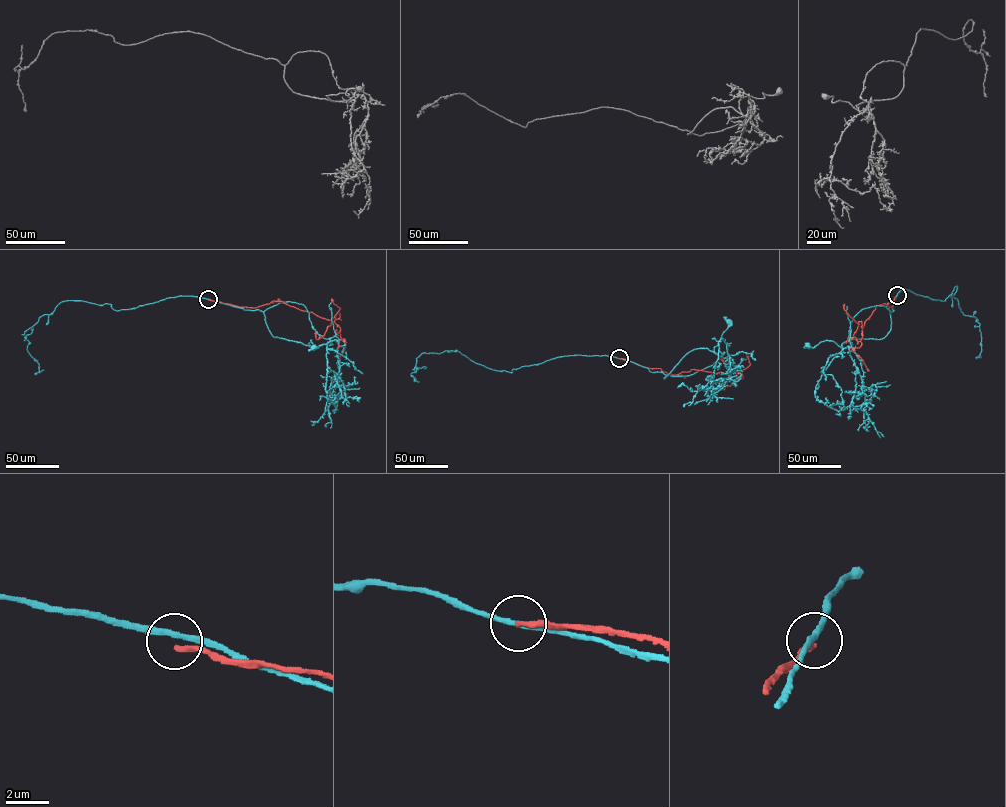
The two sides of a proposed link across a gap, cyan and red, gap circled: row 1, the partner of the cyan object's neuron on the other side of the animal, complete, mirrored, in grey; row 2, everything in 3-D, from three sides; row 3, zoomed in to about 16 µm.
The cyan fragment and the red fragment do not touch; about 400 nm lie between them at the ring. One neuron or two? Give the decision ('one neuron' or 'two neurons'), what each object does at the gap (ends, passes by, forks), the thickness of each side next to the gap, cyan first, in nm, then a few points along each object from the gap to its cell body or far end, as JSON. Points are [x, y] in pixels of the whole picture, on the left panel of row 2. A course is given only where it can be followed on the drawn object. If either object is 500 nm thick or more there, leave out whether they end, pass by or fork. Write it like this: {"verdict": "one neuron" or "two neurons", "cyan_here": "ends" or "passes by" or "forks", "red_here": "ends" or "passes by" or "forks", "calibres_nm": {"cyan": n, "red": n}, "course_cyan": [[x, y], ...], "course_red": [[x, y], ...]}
{"verdict": "two neurons", "cyan_here": "passes by", "red_here": "ends", "calibres_nm": {"cyan": 260, "red": 240}, "course_cyan": [[208, 299], [244, 309], [260, 310], [274, 337], [312, 347], [309, 343], [311, 340], [316, 348], [313, 348]], "course_red": [[208, 299], [254, 308], [282, 301], [333, 322], [340, 314], [332, 320], [324, 335], [318, 339], [316, 332]]}

